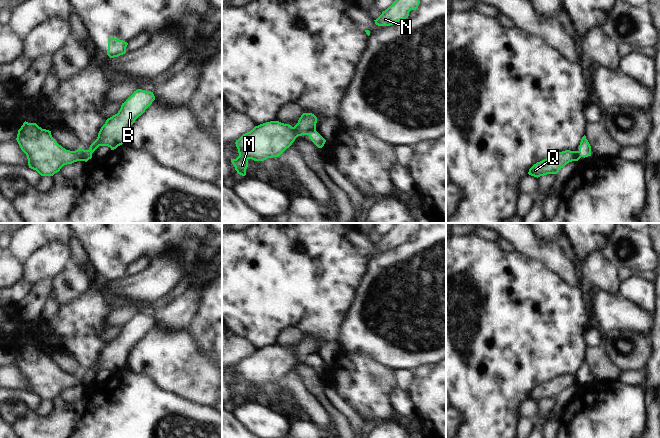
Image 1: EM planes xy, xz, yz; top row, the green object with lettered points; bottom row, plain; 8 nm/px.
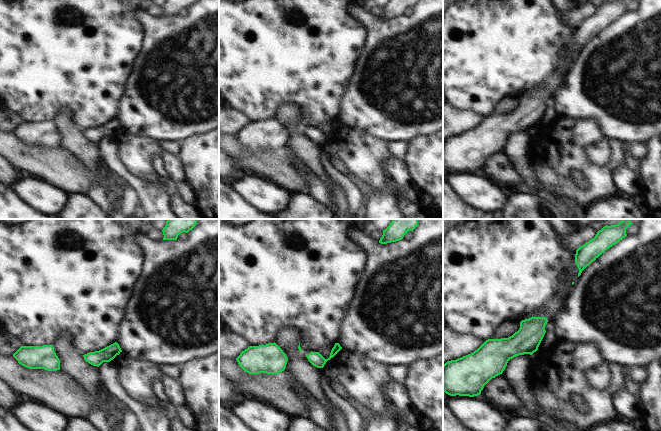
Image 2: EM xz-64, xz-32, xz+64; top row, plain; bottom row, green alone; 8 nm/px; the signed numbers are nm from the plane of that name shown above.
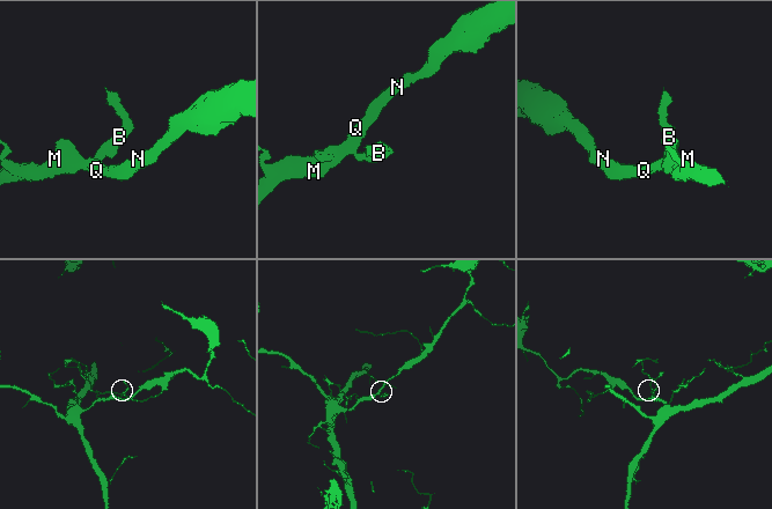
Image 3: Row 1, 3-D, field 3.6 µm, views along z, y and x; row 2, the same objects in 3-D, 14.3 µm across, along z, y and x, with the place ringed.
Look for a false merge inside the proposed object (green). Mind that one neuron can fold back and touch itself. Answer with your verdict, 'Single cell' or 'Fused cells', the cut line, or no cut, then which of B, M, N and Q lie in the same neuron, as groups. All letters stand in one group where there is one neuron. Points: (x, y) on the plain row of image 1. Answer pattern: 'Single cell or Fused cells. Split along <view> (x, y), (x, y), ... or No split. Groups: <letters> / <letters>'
Fused cells. Split along xz (316, 355), (309, 359). Groups: B / M N Q.

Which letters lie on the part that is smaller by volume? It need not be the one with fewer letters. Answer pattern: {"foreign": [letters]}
{"foreign": ["B"]}

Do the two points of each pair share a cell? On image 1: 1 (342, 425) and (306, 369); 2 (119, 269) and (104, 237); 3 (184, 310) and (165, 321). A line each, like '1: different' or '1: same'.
1: same
2: same
3: same

